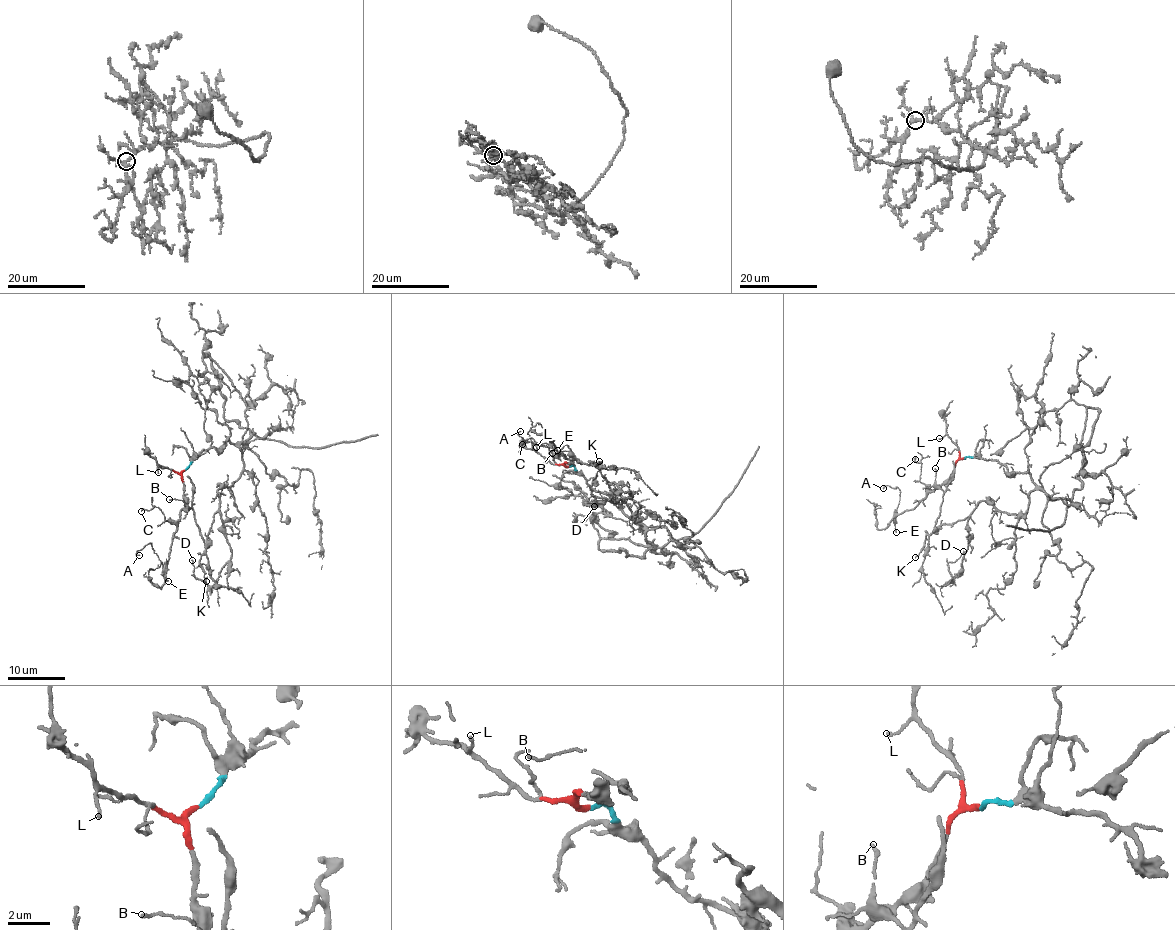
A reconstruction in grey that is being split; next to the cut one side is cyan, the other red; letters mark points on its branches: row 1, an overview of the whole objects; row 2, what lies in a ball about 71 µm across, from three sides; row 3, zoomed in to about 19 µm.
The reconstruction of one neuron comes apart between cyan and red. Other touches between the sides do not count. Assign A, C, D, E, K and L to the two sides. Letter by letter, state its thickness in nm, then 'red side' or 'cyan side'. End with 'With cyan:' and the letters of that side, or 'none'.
A: 110 nm thick; red side
C: 120 nm thick; red side
D: 130 nm thick; cyan side
E: 140 nm thick; red side
K: 160 nm thick; cyan side
L: 120 nm thick; red side
With cyan: D, K

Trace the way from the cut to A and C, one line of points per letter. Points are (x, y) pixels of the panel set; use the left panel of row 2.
A: (184, 471), (185, 504), (167, 562), (161, 561), (150, 544), (137, 551), (139, 555)
C: (184, 471), (185, 504), (177, 520), (164, 520), (162, 511), (155, 506), (142, 511)

